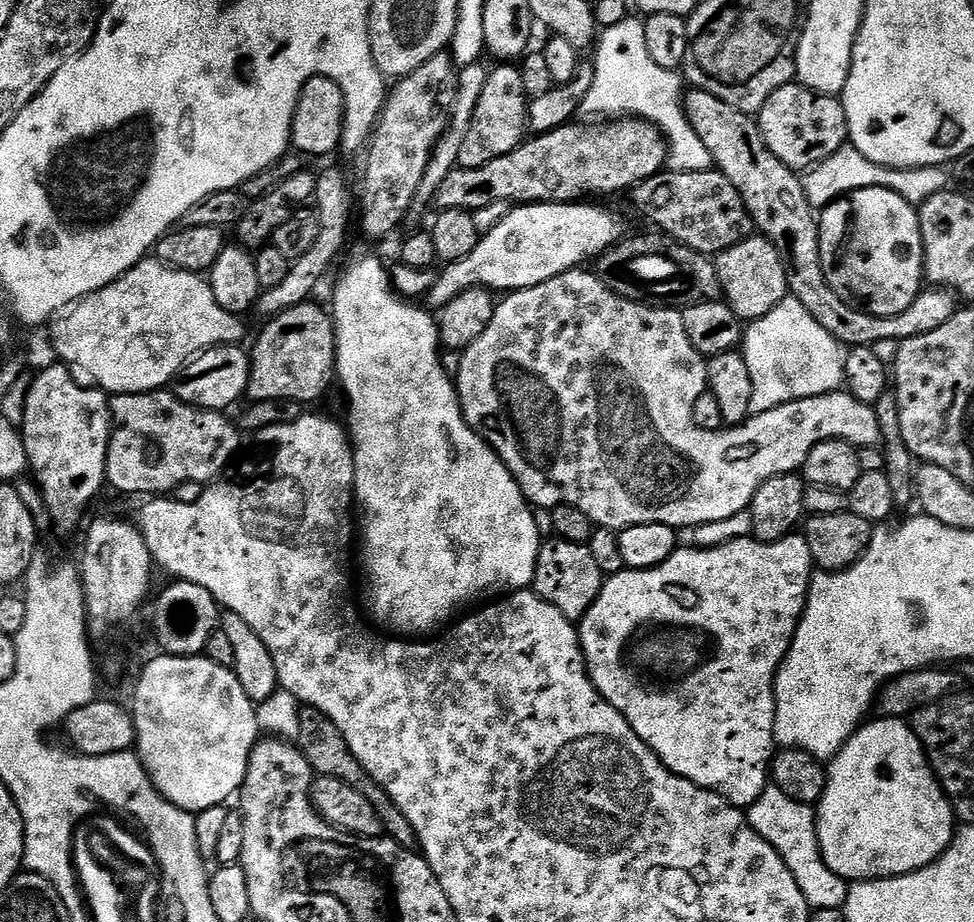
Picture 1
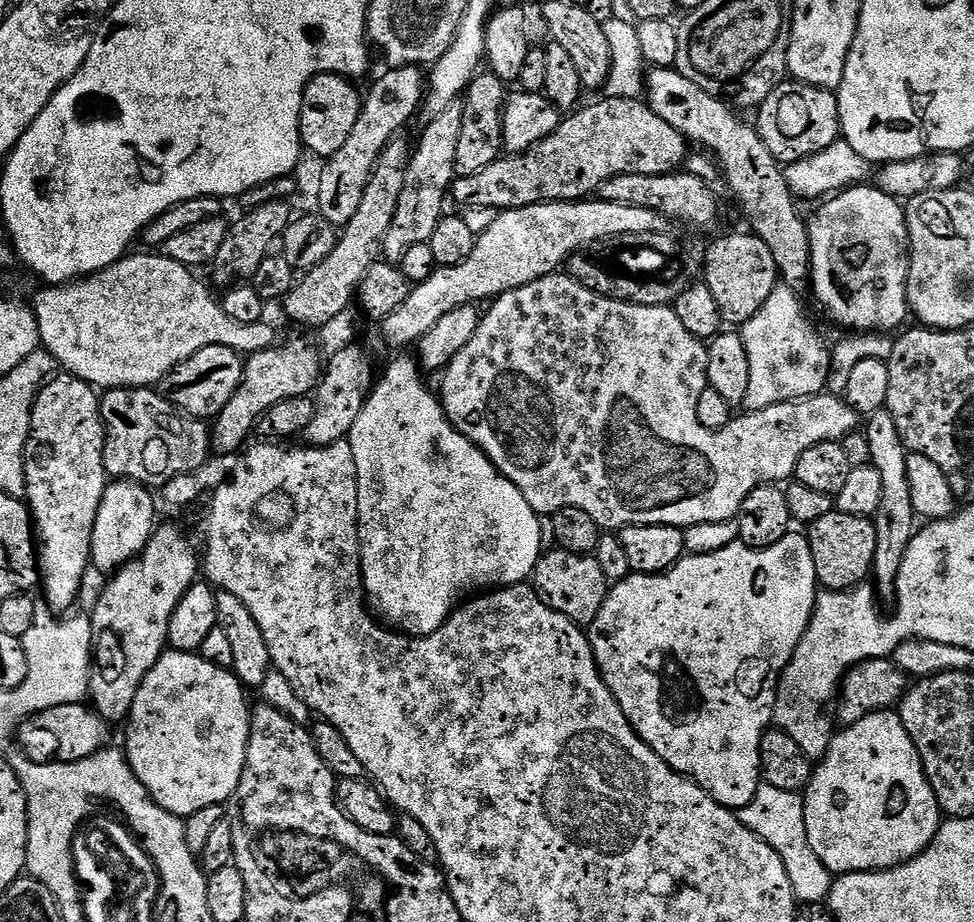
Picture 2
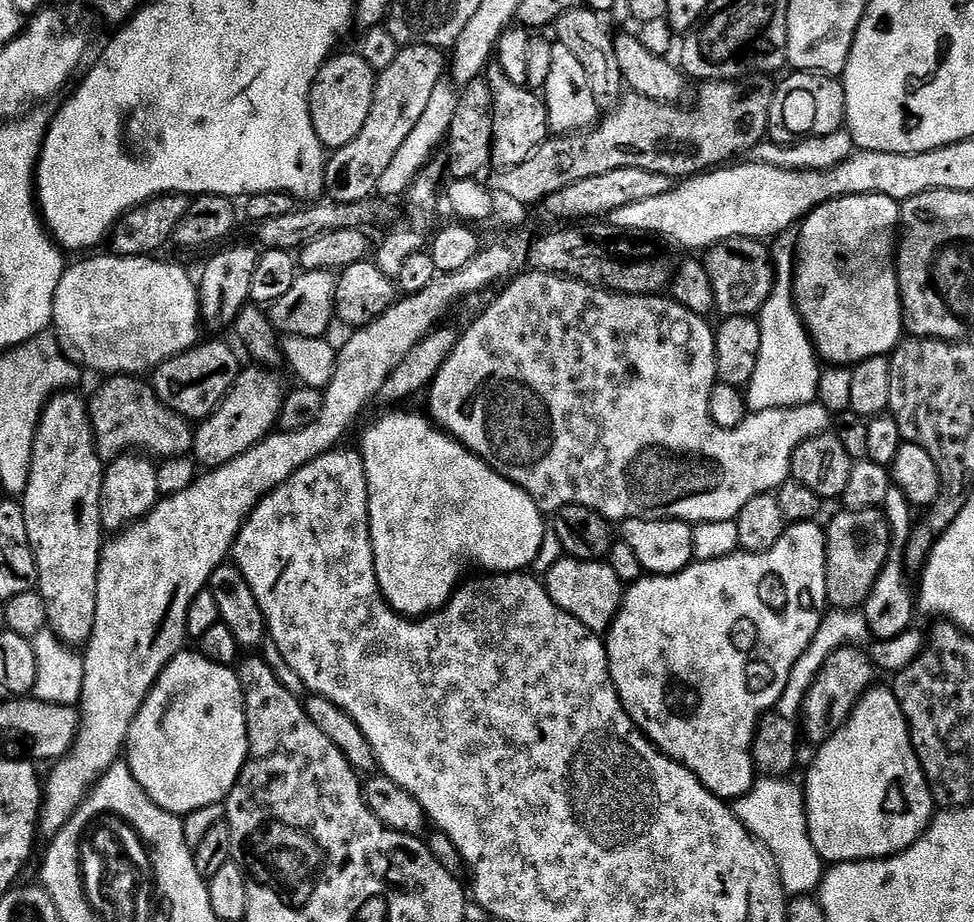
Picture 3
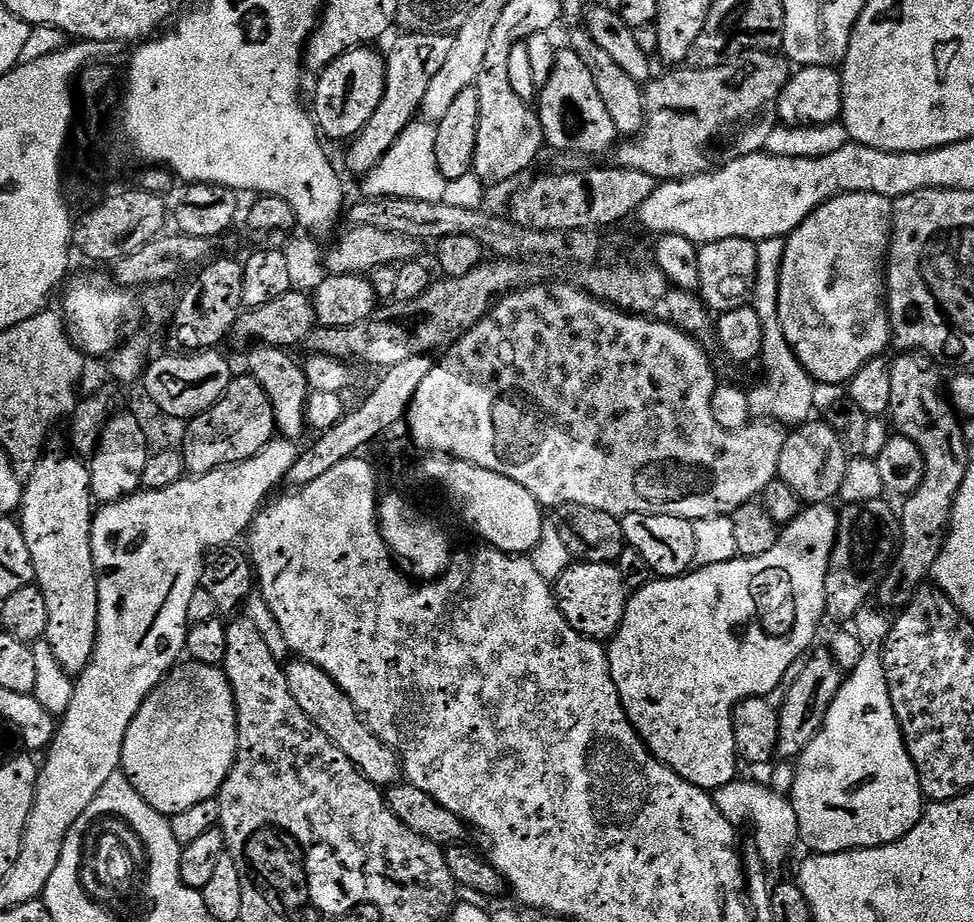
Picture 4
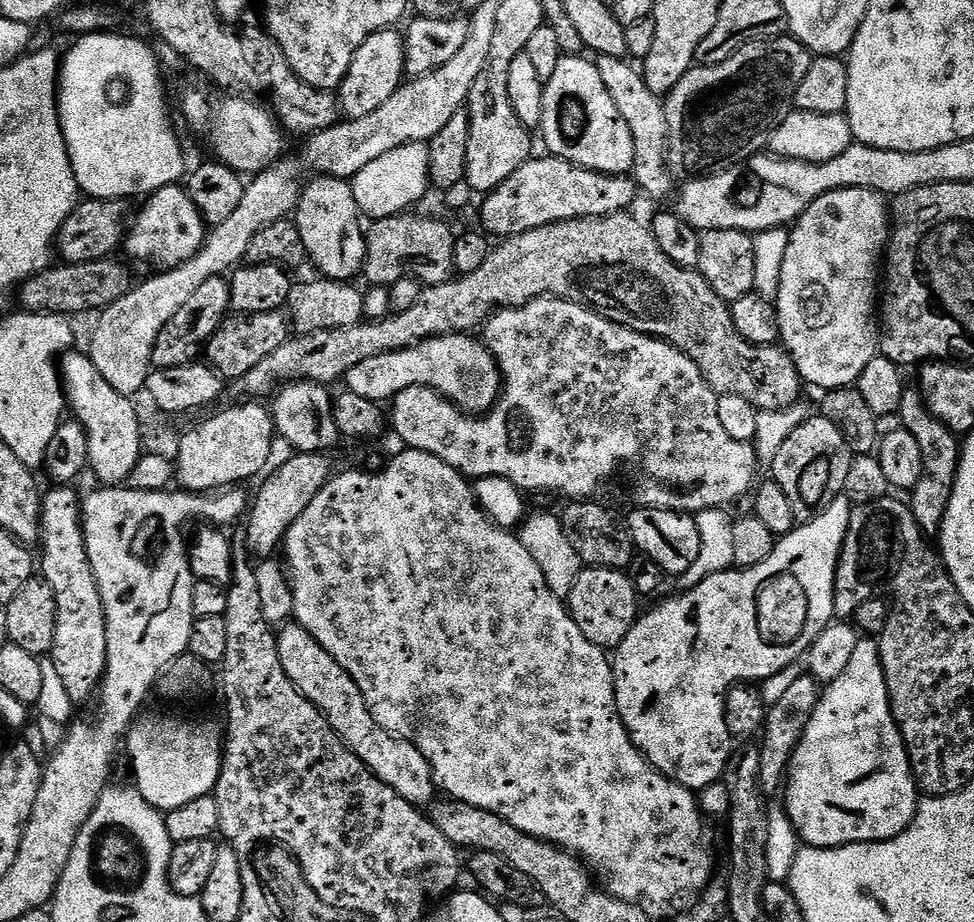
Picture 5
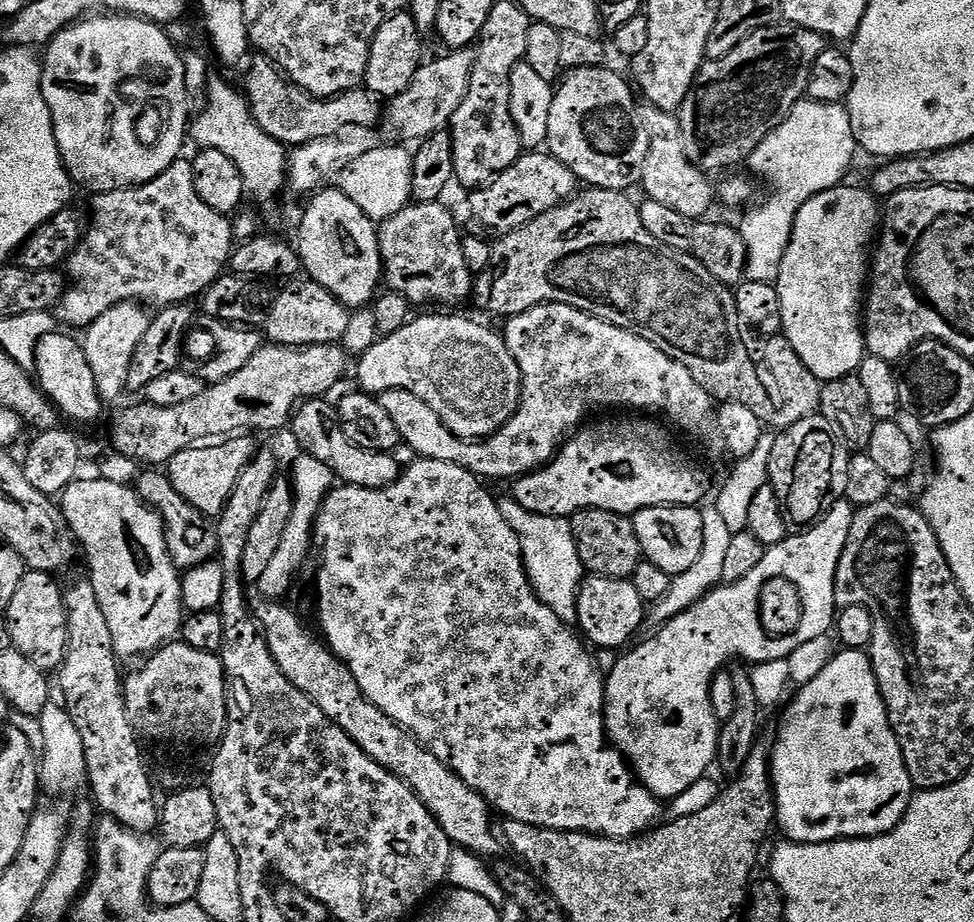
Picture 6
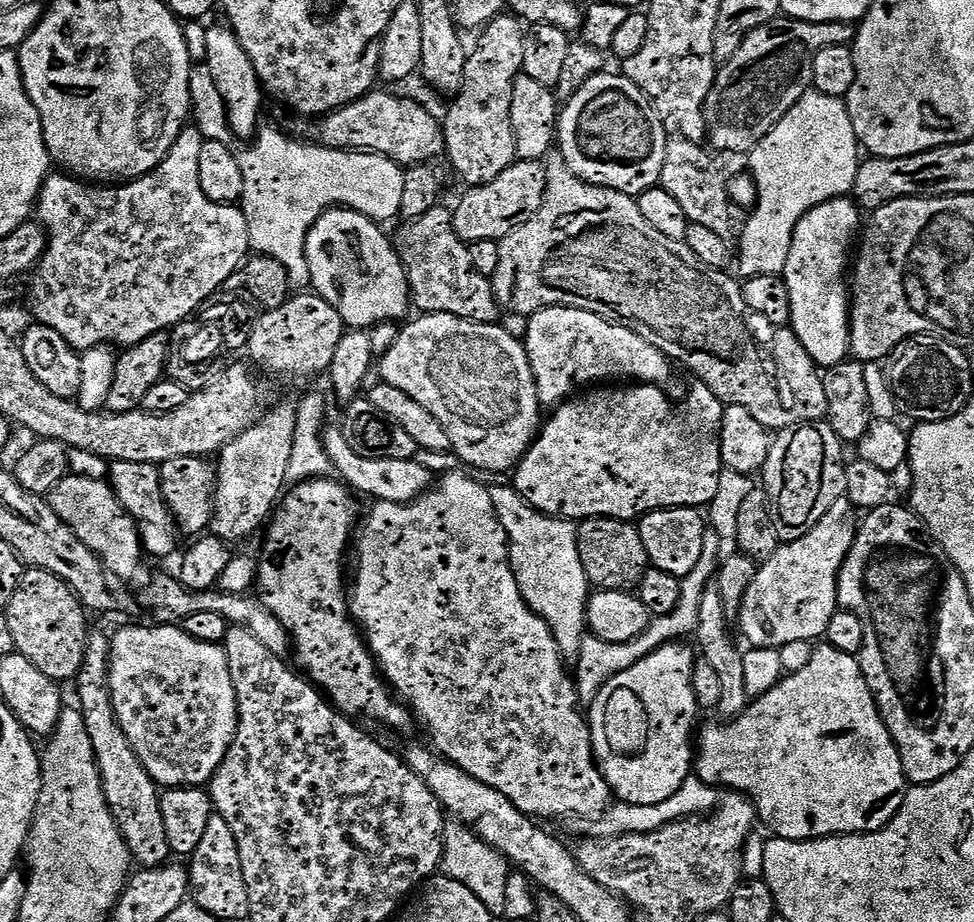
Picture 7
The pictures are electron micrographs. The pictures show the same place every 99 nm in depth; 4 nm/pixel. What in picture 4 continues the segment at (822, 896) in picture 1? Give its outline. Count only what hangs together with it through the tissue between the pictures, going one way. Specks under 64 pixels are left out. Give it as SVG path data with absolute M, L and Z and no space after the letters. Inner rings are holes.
M737 778L731 780L726 786L715 789L714 799L718 810L727 820L741 822L749 820L752 828L756 831L754 837L757 847L760 849L764 863L769 869L776 870L776 867L788 856L788 851L800 840L800 827L798 818L794 814L794 806L787 795L775 792L764 784L755 784L752 780Z

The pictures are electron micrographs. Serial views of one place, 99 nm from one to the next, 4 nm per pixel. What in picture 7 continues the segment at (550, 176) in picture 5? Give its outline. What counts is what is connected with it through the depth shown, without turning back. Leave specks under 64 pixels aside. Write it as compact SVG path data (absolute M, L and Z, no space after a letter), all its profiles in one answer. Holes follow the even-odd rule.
M517 159L511 168L507 168L494 182L477 184L467 189L468 193L452 208L452 221L458 238L471 246L483 240L502 241L506 234L518 230L542 206L546 194L546 170L538 160Z

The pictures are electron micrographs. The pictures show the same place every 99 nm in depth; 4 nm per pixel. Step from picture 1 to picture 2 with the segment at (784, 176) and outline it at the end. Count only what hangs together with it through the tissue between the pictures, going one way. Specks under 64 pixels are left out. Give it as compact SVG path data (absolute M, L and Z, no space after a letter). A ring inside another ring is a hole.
M675 67L652 68L647 73L646 102L654 114L662 118L662 122L670 122L670 126L674 126L674 130L683 134L687 141L709 148L704 150L718 161L722 176L728 179L729 186L740 199L752 223L751 231L762 238L762 242L766 242L770 249L783 285L792 288L797 294L807 293L812 278L812 251L808 237L810 224L807 219L800 217L796 209L798 200L786 182L784 168L774 158L774 154L770 154L770 149L766 147L766 142L762 142L755 127L749 121L747 124L739 120L735 116L737 113L717 93L702 90L702 86L690 82L690 78L676 71Z

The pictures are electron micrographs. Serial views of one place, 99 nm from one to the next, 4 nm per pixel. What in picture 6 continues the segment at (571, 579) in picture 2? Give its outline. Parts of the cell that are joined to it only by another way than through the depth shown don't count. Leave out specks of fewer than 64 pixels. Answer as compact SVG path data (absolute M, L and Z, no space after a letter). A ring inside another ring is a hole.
M589 575L581 584L576 624L589 645L597 644L597 649L600 650L623 649L629 643L627 640L639 630L640 624L642 628L645 620L645 602L642 598L638 598L638 590L634 590L631 580Z

